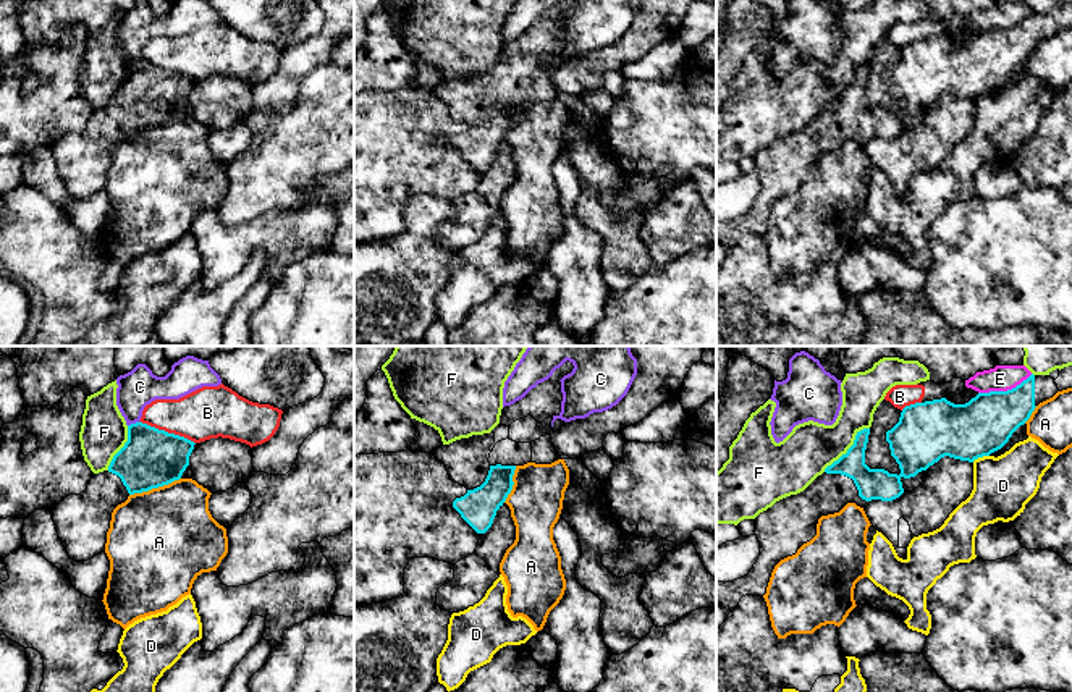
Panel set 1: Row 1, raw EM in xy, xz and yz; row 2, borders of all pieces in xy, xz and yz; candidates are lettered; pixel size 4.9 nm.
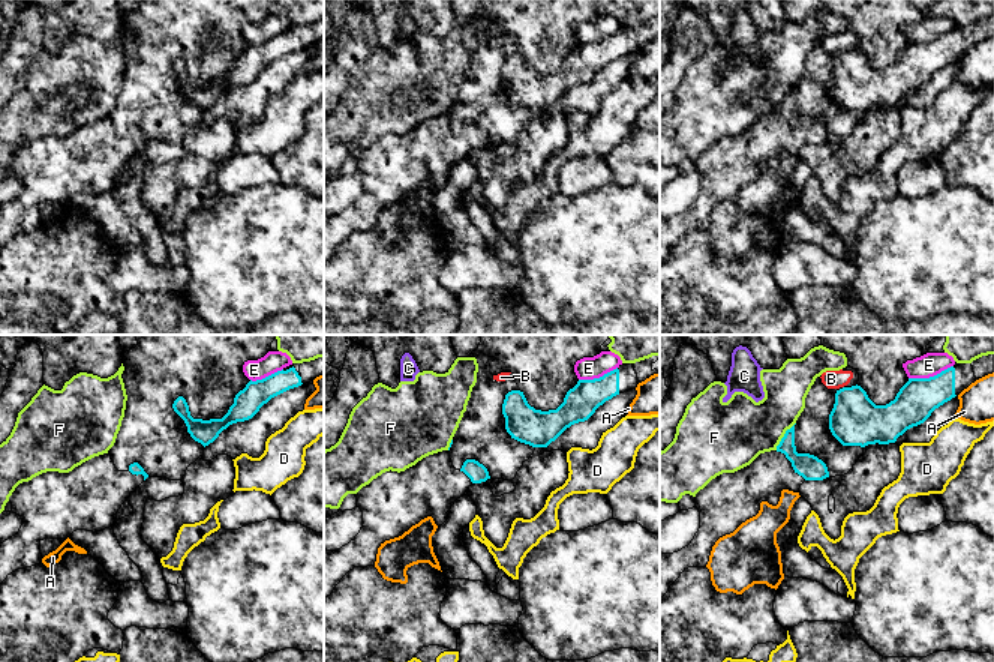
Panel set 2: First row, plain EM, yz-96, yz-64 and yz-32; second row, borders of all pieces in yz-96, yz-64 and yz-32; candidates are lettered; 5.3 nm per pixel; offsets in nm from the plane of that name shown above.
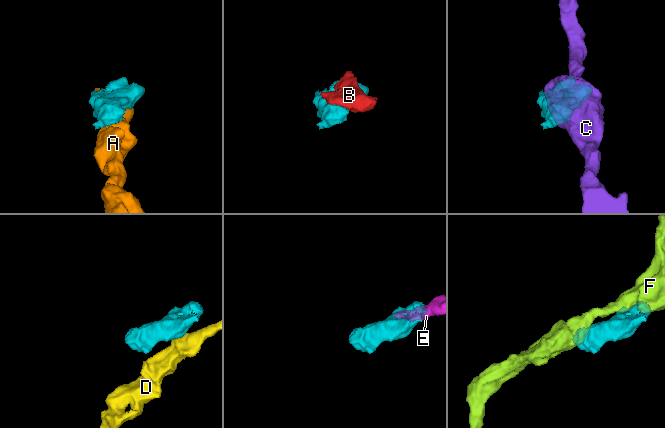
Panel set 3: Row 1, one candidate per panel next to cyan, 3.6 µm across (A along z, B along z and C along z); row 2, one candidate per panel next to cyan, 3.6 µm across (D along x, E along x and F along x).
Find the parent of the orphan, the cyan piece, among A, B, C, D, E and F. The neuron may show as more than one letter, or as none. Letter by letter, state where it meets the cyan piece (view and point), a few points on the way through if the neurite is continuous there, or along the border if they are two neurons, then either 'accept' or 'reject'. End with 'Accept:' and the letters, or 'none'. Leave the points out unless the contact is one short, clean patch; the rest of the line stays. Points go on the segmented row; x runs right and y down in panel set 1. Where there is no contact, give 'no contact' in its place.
A: contact xy (154, 487); reject
B: contact xy (167, 432); reject
C: contact xy (133, 424); border xy (138, 421), (128, 426); reject
D: contact yz (980, 456); border yz (988, 455), (972, 461); reject
E: contact yz (1004, 392); border yz (1032, 374), (1011, 388), (979, 393); reject
F: contact yz (849, 448); reject
Accept: none

